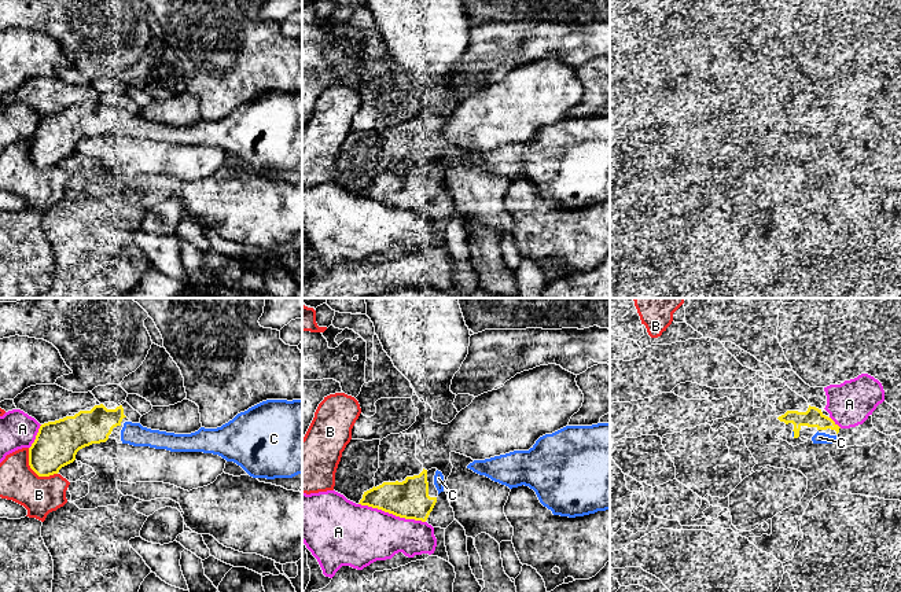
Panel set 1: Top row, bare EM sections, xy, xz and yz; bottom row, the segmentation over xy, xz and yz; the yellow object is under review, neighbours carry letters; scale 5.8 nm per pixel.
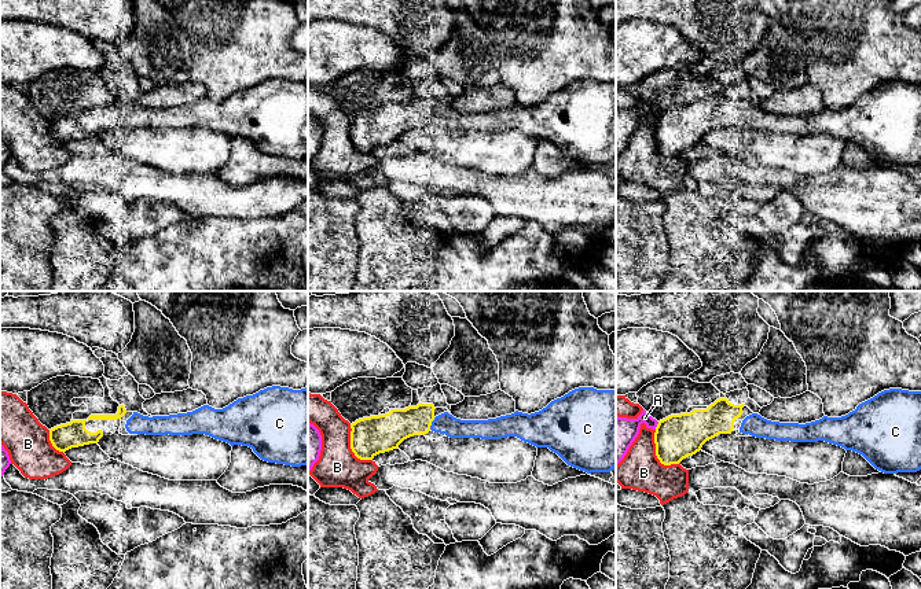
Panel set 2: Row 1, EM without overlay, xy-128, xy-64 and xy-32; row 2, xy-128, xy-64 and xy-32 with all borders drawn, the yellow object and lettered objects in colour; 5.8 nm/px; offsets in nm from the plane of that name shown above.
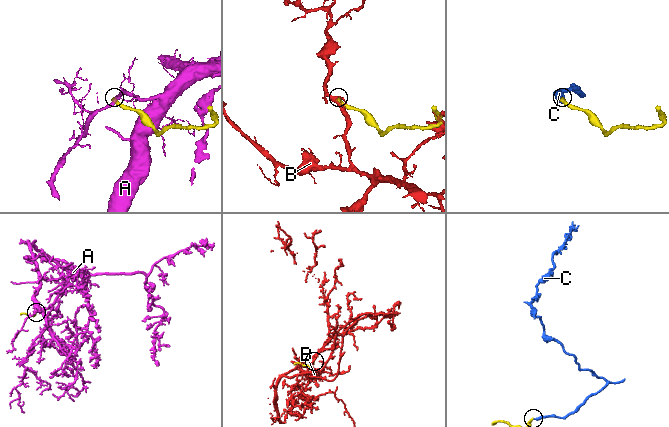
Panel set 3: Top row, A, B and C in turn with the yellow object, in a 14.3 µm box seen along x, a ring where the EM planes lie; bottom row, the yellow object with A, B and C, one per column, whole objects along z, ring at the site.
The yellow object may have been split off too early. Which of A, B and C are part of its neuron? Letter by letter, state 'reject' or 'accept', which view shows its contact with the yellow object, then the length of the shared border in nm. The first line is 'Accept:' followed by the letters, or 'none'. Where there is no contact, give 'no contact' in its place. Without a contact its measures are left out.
Accept: C
A: reject; meets yellow in xz; contact 400 nm long
B: reject; meets yellow in xy; contact 240 nm long
C: accept; meets yellow in yz; contact 40 nm long

